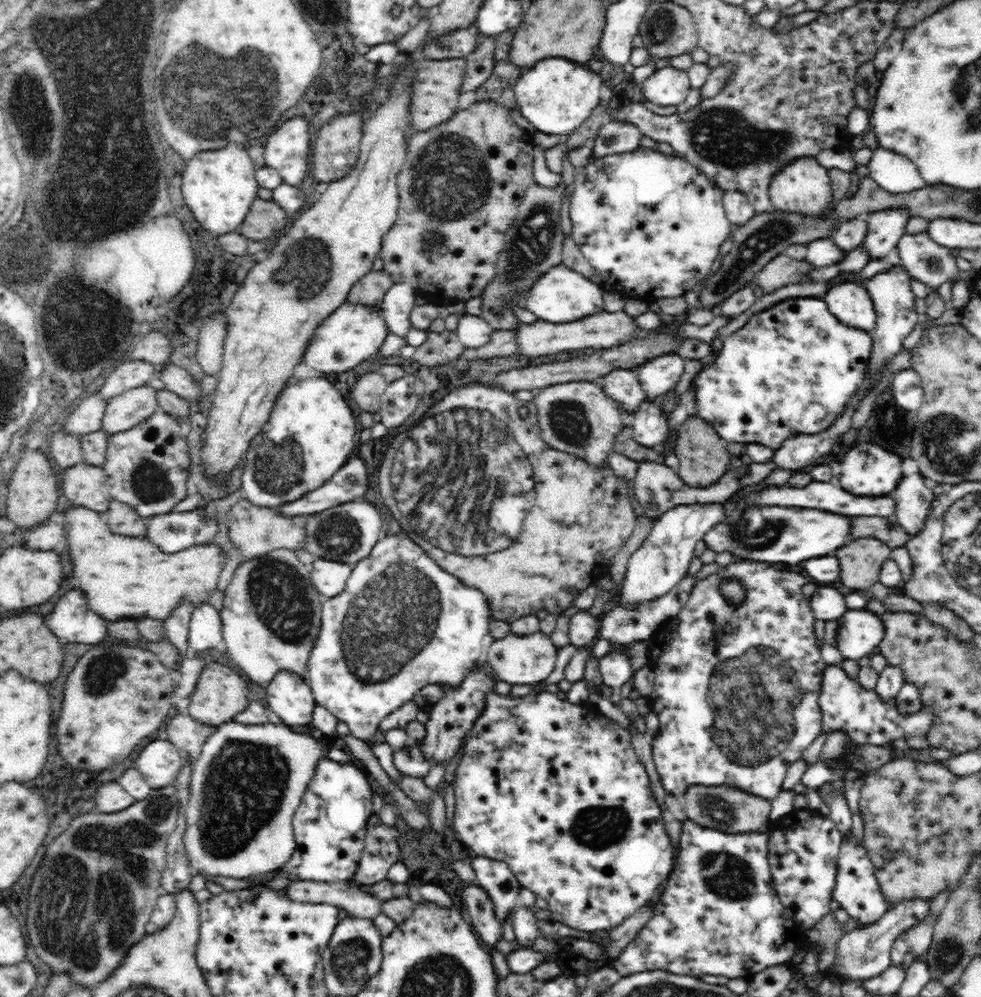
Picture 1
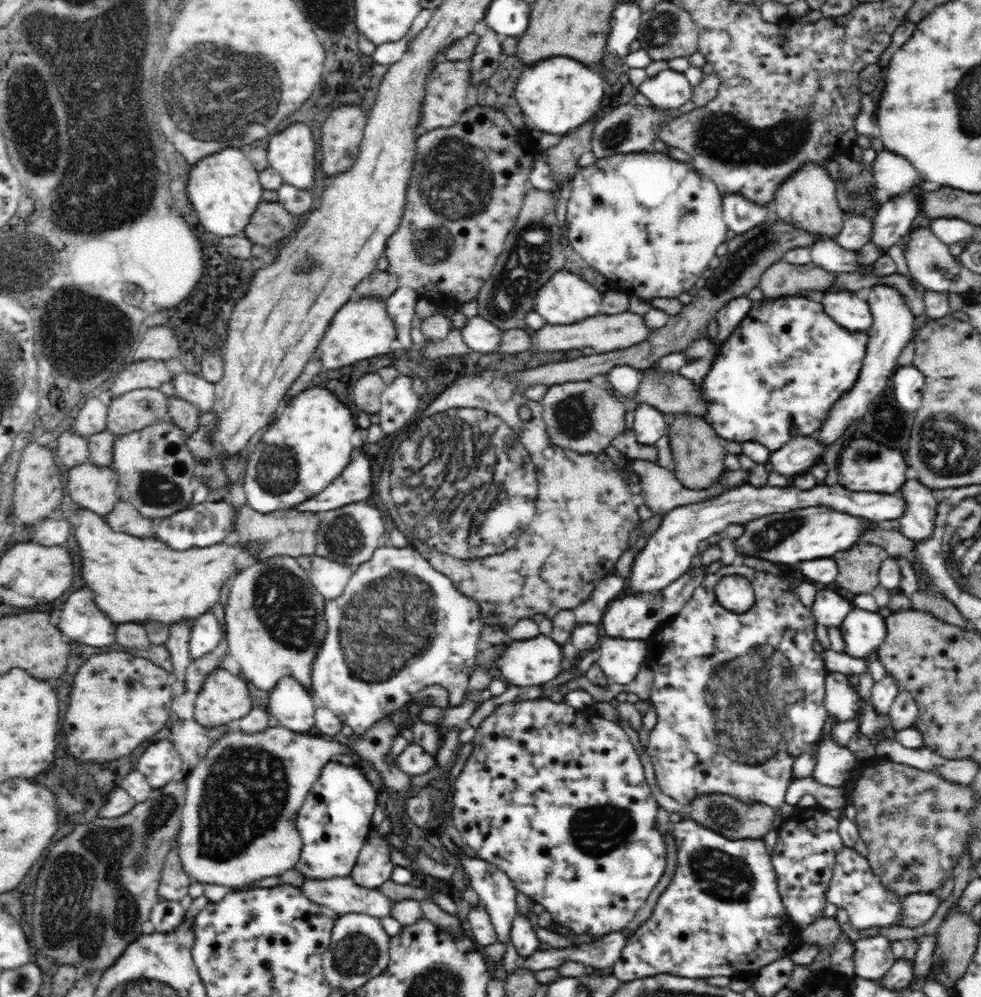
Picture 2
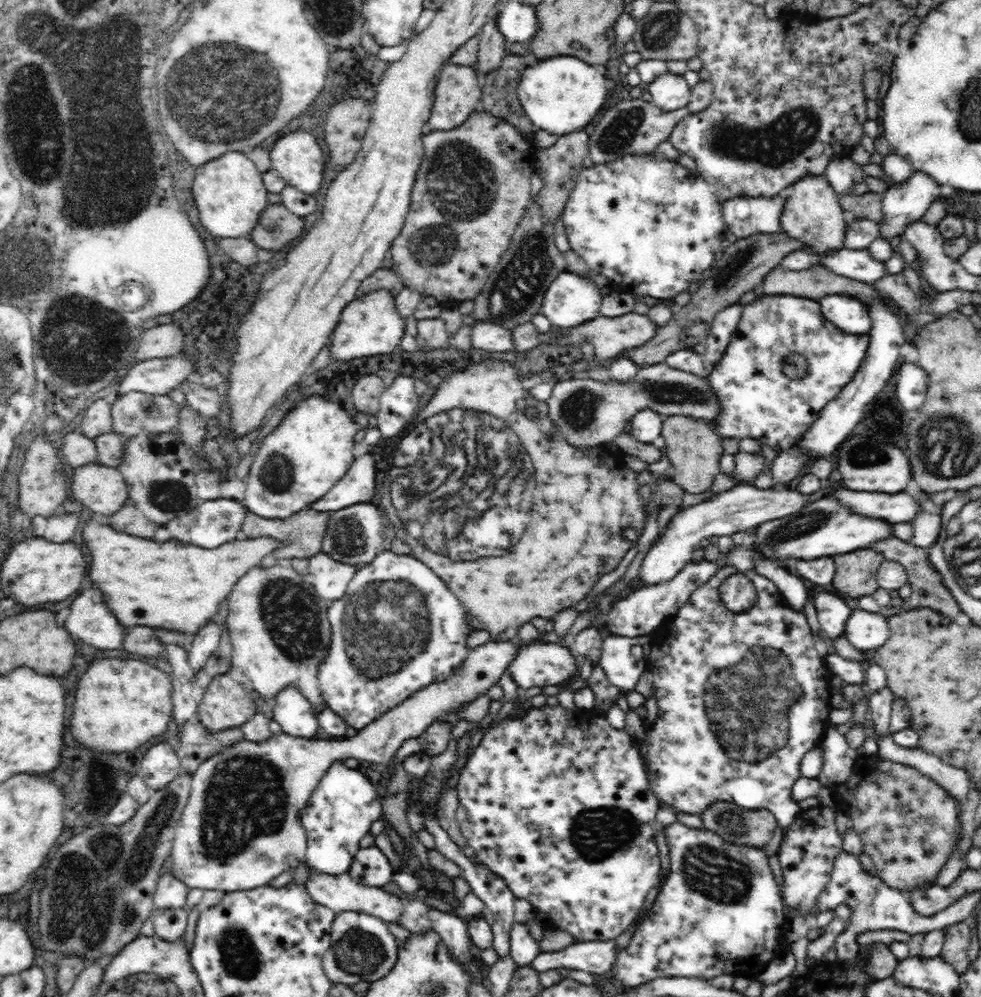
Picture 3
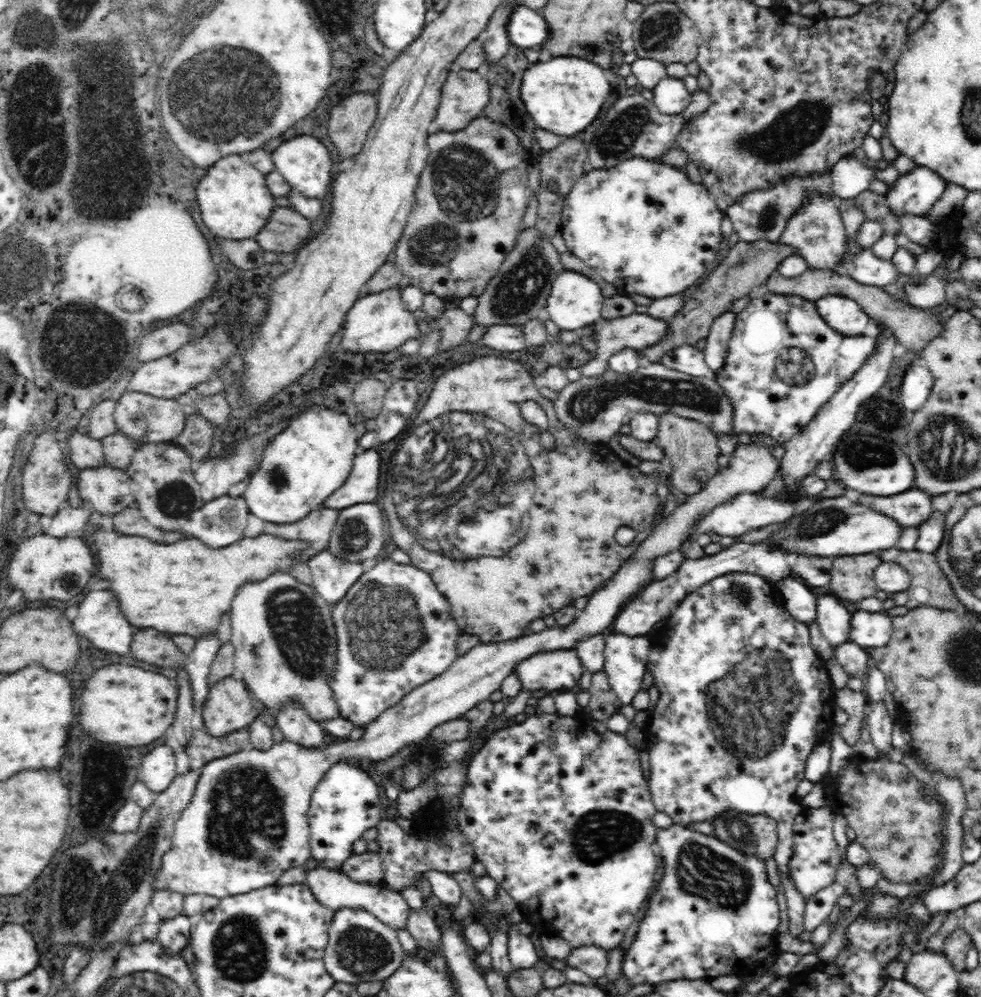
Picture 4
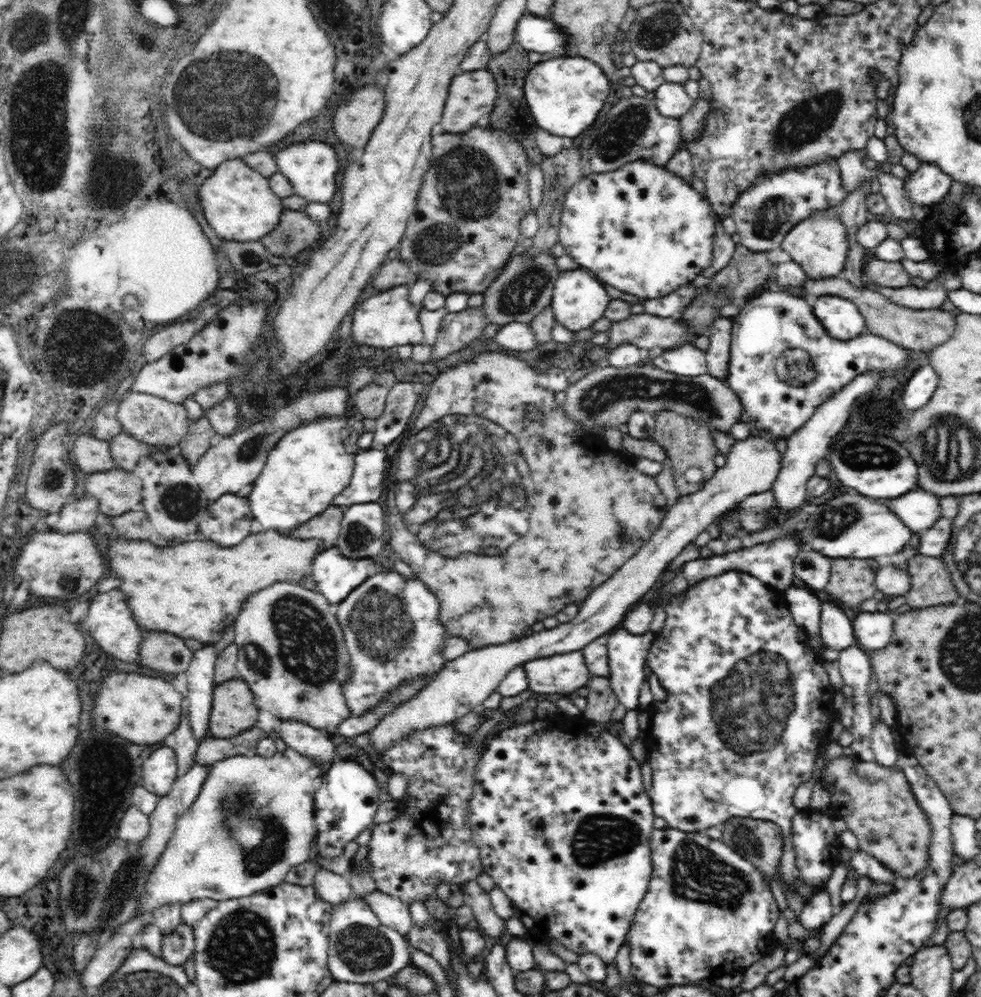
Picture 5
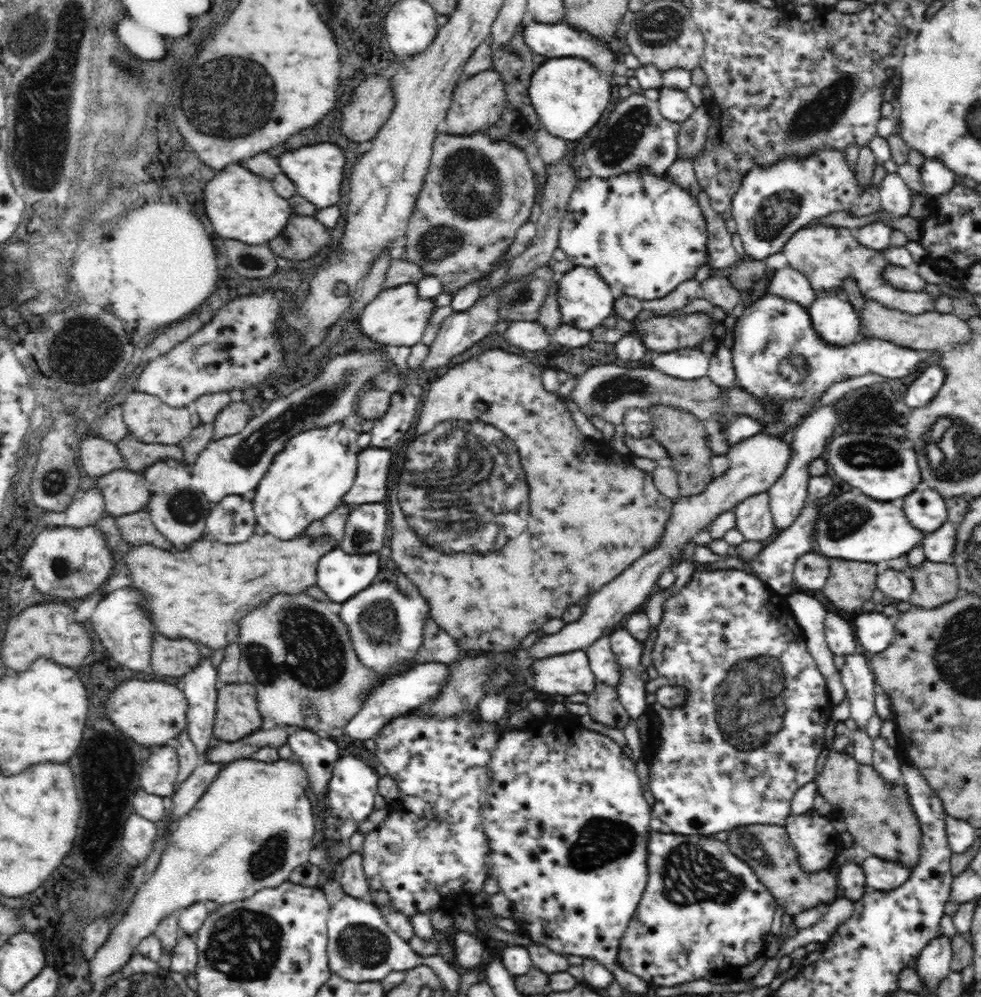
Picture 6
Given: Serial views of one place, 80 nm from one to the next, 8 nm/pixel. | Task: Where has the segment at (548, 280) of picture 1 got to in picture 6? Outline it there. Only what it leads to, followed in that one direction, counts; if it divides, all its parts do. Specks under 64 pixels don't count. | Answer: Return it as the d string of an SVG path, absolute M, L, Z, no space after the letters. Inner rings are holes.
M570 267L567 272L558 276L558 279L557 298L563 324L591 332L603 324L604 320L613 316L617 294L597 274L595 268Z

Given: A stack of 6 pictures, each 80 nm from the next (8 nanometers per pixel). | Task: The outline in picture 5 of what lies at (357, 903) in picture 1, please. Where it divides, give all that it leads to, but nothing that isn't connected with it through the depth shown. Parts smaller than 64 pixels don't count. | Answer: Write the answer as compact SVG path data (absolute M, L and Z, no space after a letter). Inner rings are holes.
M319 869L314 877L313 887L316 894L332 905L340 904L355 897L348 884L346 875L338 875L328 870ZM378 891L366 895L363 901L370 906L384 926L396 930L405 938L408 936L414 925L406 903Z

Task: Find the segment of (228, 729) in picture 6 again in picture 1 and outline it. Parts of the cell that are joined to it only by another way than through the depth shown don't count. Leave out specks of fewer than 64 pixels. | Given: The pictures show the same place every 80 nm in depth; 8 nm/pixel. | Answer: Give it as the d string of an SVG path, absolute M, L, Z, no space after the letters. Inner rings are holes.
M210 661L202 669L196 688L191 694L189 716L208 726L232 721L237 714L243 713L249 705L248 685L238 672L228 667L228 664Z

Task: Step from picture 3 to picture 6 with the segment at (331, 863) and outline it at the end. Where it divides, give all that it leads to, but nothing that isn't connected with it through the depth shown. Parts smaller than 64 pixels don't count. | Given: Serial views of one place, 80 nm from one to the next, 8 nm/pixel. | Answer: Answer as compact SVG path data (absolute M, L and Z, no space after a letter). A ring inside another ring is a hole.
M342 755L333 768L330 784L328 784L328 818L323 829L329 844L348 843L348 840L356 828L372 814L374 811L374 800L378 792L378 782L380 774L362 761L362 758L356 755Z

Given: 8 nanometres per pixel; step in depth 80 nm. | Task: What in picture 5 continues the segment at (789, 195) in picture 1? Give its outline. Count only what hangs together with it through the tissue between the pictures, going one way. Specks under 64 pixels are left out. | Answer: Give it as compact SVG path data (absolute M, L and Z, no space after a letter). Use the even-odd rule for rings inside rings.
M817 210L793 225L781 242L794 263L800 265L805 275L816 280L836 278L844 270L848 256L848 231L839 217L828 217L827 210Z

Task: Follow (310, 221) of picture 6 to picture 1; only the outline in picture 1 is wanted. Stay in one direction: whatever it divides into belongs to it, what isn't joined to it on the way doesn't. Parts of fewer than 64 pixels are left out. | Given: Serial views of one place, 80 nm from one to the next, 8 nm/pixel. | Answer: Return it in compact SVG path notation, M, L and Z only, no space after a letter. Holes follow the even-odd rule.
M256 197L238 232L250 241L266 241L288 226L289 213L273 200Z

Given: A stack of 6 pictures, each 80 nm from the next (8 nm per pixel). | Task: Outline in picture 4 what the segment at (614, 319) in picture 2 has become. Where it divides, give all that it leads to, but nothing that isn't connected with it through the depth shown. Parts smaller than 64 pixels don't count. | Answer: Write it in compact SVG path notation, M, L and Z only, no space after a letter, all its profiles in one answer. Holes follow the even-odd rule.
M630 314L616 320L605 320L601 318L596 323L596 336L598 336L598 354L595 358L588 361L588 363L576 372L580 377L592 378L600 377L606 370L609 370L609 365L606 360L610 356L615 355L616 352L623 351L624 348L632 348L640 352L642 349L650 348L652 345L658 344L661 340L669 335L670 322L663 319L656 319L648 314Z

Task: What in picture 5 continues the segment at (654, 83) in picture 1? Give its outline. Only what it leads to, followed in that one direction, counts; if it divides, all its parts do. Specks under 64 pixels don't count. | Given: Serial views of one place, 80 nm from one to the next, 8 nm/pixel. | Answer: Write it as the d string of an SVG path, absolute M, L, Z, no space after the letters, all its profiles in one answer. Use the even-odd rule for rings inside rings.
M666 81L655 90L655 102L658 111L665 117L677 119L684 113L690 112L694 104L682 85Z

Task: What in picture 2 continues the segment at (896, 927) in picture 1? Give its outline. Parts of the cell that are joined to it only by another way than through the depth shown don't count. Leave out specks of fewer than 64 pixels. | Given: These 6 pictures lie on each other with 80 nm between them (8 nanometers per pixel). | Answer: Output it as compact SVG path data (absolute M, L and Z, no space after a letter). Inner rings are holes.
M916 892L903 899L902 927L918 927L927 923L943 900L939 892ZM884 936L864 937L852 943L855 946L855 974L858 977L879 981L897 960Z

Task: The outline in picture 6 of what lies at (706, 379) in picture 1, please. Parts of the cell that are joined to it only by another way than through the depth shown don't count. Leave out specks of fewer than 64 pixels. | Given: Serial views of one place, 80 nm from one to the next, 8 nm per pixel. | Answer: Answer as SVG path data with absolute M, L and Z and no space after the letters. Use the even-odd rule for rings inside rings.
M766 294L761 300L745 307L734 328L734 360L736 379L748 395L774 402L782 408L782 426L800 422L810 404L822 392L840 380L862 376L866 372L886 378L904 378L930 362L929 354L897 346L886 340L857 340L846 348L827 344L817 336L808 309L796 301Z

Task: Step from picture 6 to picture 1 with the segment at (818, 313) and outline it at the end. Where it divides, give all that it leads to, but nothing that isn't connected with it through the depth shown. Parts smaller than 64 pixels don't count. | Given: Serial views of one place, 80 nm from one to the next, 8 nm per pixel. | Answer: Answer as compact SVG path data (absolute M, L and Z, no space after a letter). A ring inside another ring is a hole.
M842 283L831 287L823 296L822 300L827 303L827 310L837 319L842 321L849 328L858 328L866 333L874 331L876 314L867 289L855 283Z

